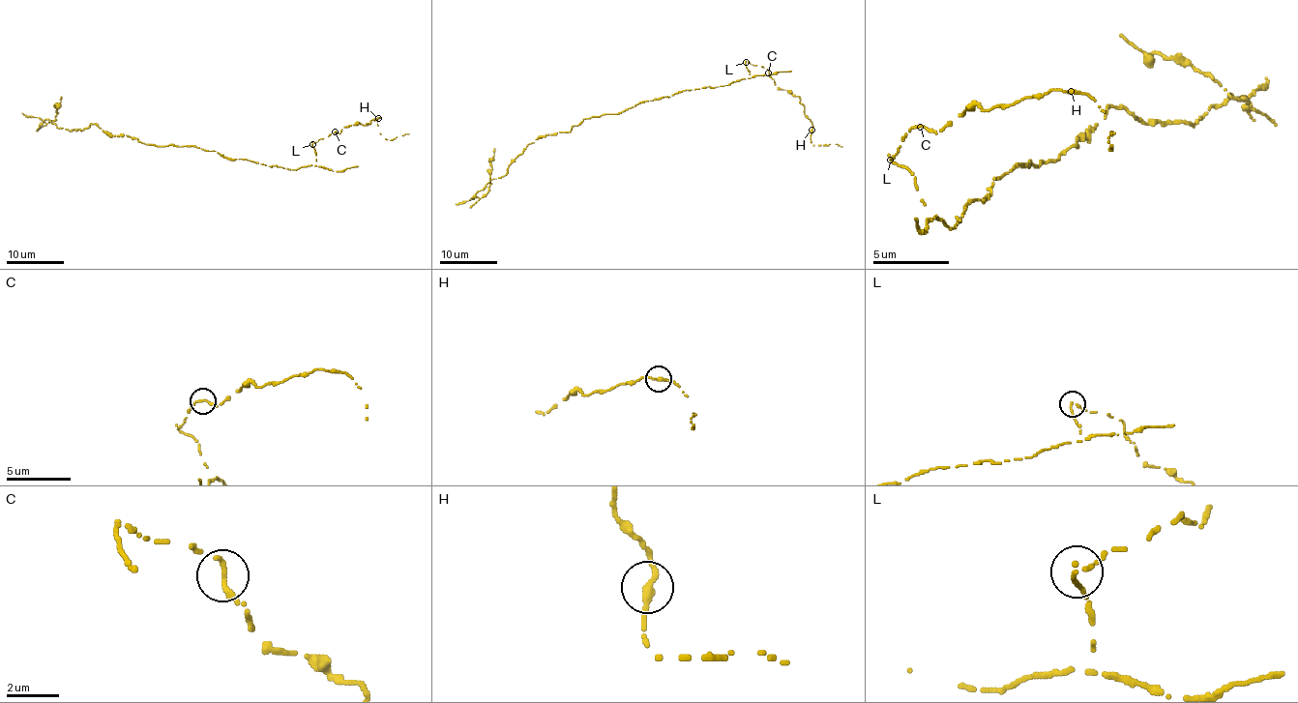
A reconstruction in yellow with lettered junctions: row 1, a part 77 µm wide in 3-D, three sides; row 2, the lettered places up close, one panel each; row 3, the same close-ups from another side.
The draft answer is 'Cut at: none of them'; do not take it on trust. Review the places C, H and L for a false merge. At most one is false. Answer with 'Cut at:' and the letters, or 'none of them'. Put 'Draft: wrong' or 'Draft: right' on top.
Draft: wrong
Cut at: L

